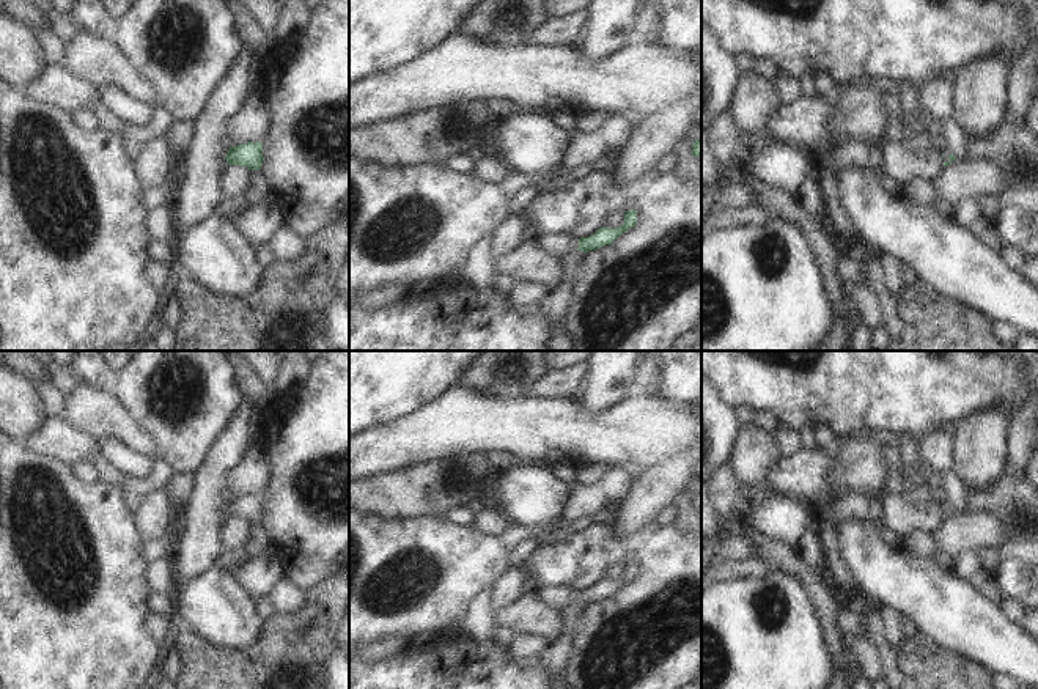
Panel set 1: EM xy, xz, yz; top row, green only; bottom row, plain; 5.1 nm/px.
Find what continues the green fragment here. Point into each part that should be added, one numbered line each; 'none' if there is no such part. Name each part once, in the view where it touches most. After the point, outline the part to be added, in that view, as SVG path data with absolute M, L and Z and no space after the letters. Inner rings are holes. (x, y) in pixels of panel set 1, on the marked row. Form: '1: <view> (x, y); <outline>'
1: yz (936, 99); M947 72L942 77L931 79L918 96L918 120L934 129L944 162L950 162L952 151L942 142L940 127L947 118L953 116L955 83L956 72Z

